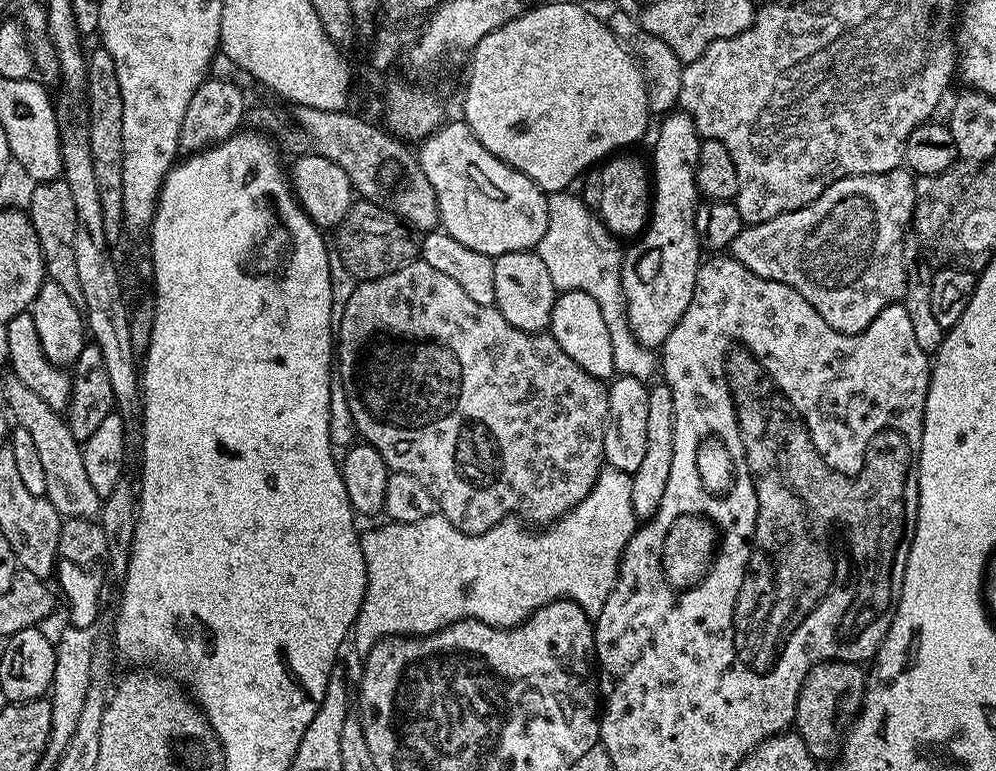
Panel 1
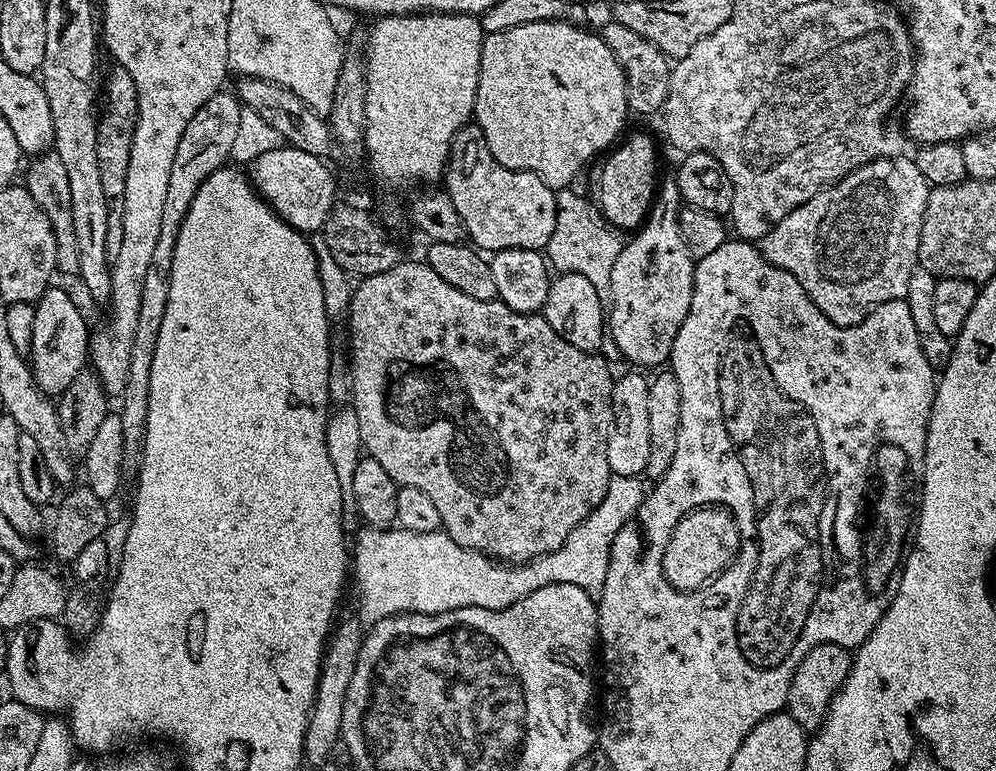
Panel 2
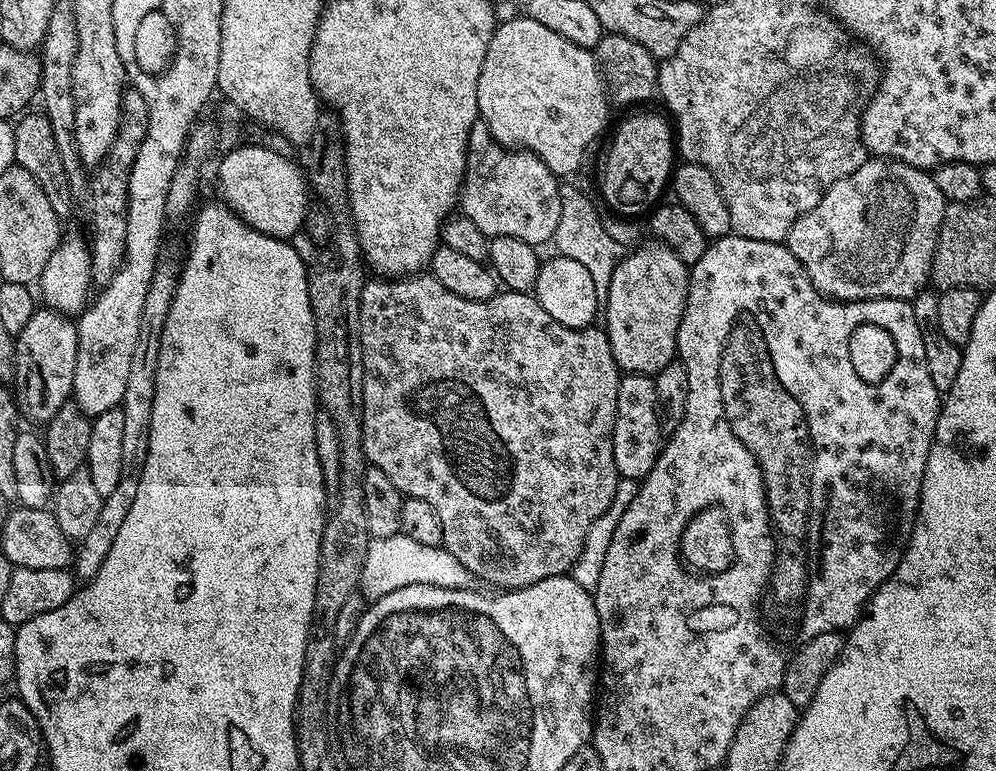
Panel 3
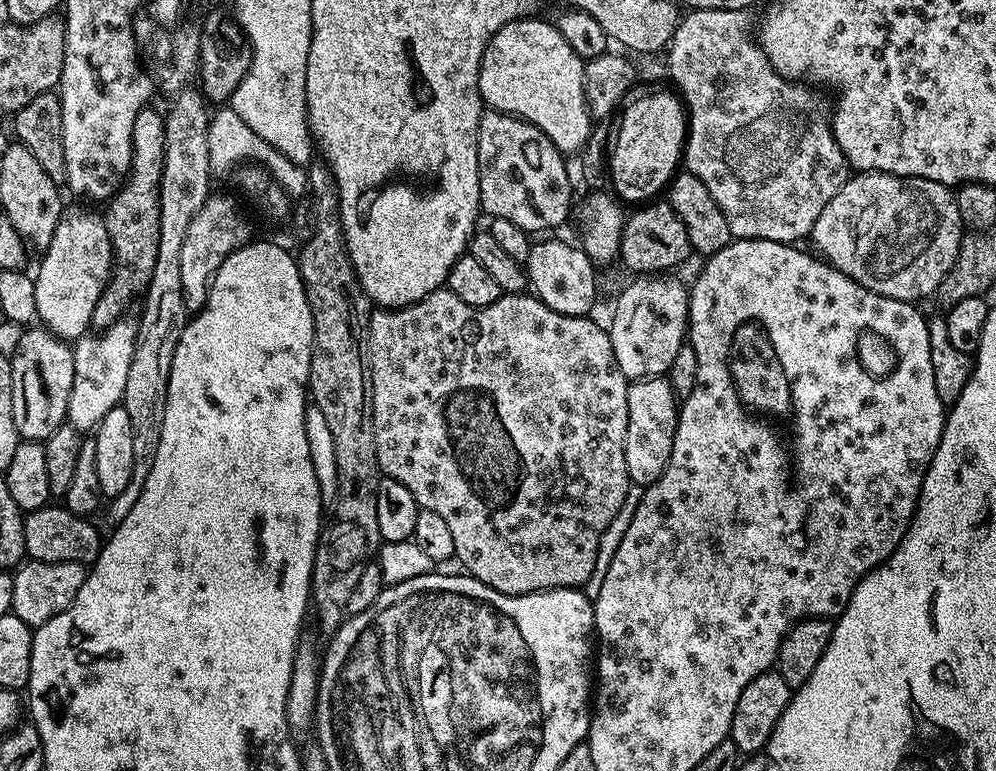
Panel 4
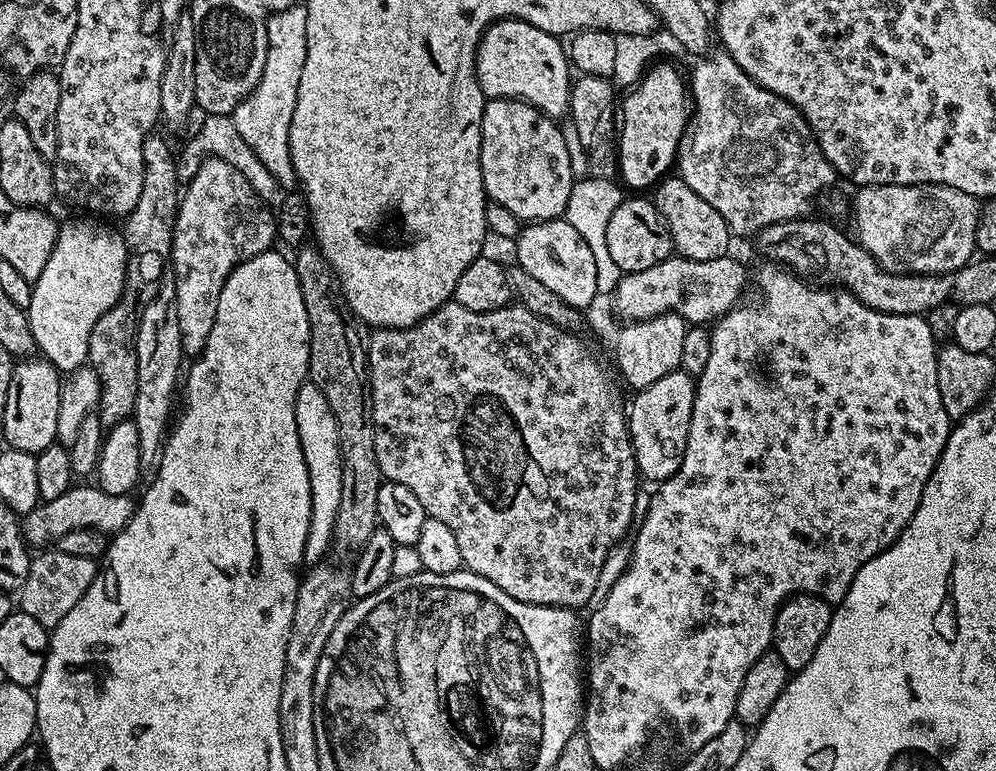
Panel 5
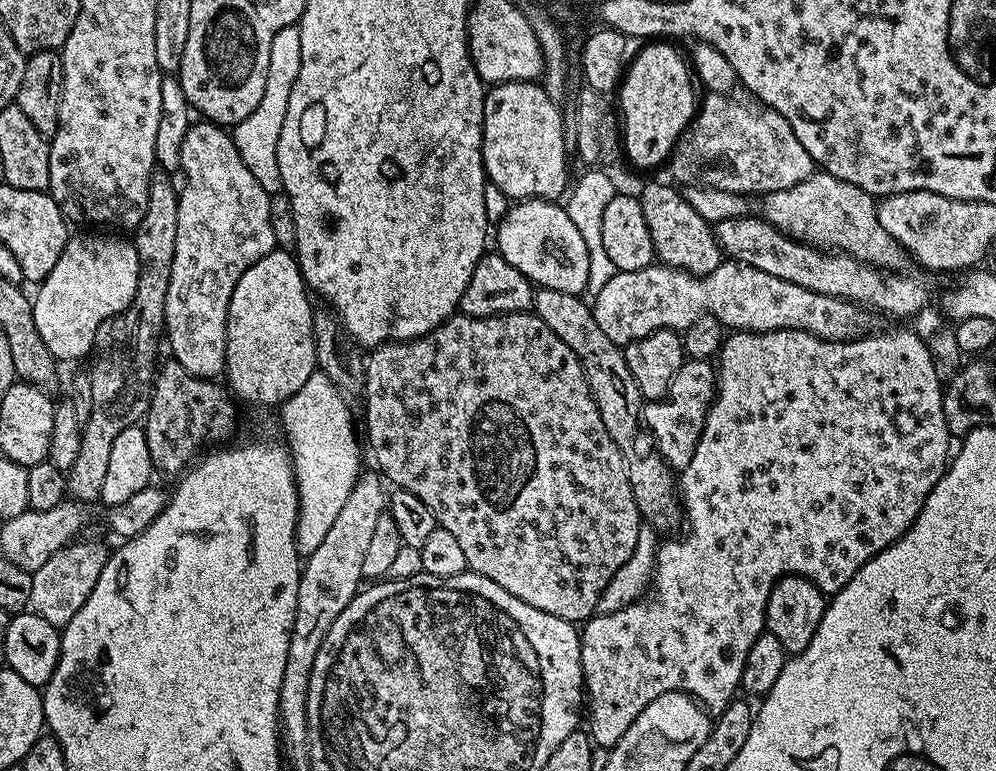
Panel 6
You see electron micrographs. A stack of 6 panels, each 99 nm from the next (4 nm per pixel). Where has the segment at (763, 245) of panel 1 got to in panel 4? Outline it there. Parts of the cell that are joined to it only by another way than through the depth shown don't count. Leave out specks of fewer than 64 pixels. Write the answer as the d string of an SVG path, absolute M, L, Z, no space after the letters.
M861 172L826 202L826 210L814 222L810 241L827 263L866 290L895 300L921 302L927 296L935 297L942 278L950 274L958 258L965 235L949 185L917 176Z

